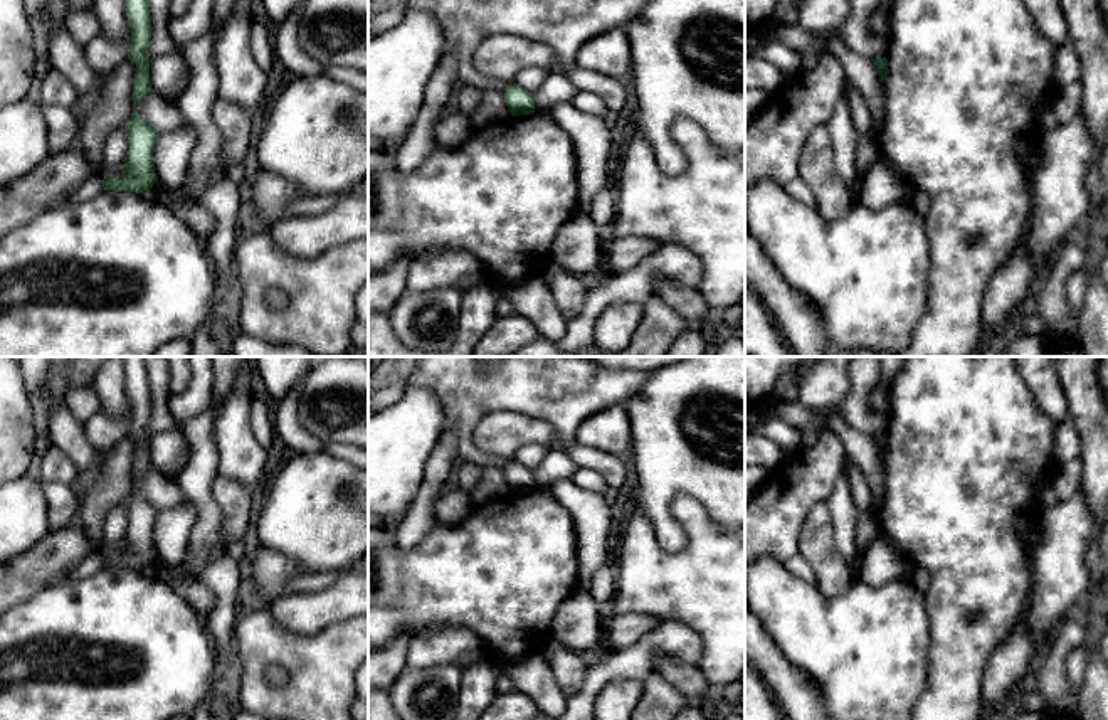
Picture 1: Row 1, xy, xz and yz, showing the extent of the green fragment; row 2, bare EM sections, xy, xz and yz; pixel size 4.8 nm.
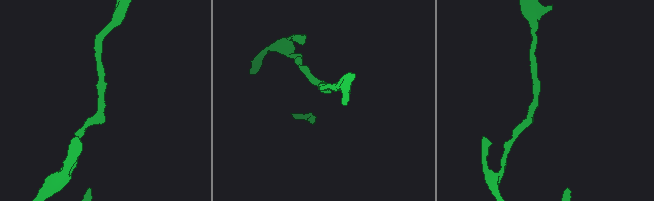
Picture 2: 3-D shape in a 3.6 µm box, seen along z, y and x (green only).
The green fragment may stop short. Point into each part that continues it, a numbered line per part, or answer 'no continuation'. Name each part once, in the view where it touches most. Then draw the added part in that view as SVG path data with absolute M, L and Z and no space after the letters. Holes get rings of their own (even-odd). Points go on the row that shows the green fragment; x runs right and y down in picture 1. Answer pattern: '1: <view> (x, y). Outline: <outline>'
no continuation

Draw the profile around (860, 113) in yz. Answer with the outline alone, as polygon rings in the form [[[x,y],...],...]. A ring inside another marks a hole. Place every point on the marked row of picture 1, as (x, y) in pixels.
[[[846,81],[844,91],[847,94],[849,113],[856,131],[859,135],[873,131],[871,113],[863,94],[849,81]]]

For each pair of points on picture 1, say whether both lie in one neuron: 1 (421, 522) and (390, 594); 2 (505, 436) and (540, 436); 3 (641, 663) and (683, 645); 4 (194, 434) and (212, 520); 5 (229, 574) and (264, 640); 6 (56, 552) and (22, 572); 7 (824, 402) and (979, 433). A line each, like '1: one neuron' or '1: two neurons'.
1: two neurons
2: one neuron
3: one neuron
4: one neuron
5: two neurons
6: one neuron
7: two neurons

